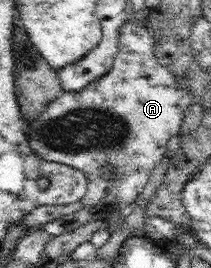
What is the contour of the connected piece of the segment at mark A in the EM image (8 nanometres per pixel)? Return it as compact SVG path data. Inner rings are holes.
M127 21L121 29L119 29L119 37L117 37L117 45L119 51L117 51L117 56L113 59L113 67L109 69L107 73L103 77L99 77L98 81L95 81L93 84L90 84L86 87L85 90L81 92L67 92L64 93L55 99L55 101L51 101L51 103L45 105L45 109L43 109L43 113L39 115L39 118L35 120L33 123L28 125L29 133L27 133L28 142L30 144L33 152L41 159L45 160L47 163L61 163L67 165L68 167L81 170L85 172L88 181L88 193L83 196L79 201L75 203L68 203L63 207L46 207L45 205L37 205L33 211L29 211L28 215L23 219L23 224L32 230L33 227L38 226L42 227L44 224L49 223L49 221L54 221L59 217L64 217L65 215L70 215L70 213L79 211L83 209L83 207L99 207L99 208L114 208L116 205L123 205L122 207L131 208L134 205L135 199L139 196L139 194L145 189L145 185L149 183L149 179L151 179L151 171L155 169L157 163L159 163L167 153L167 141L171 139L173 136L177 136L180 133L180 128L182 127L182 122L184 119L184 115L186 110L192 104L192 95L189 92L185 92L185 90L181 90L179 87L179 83L176 81L175 76L171 71L169 71L165 66L161 66L159 62L157 62L157 58L155 58L154 54L154 37L149 29L145 29L144 26L137 25L134 21ZM104 165L109 165L114 167L114 174L116 174L116 180L105 180L101 176L99 169Z

